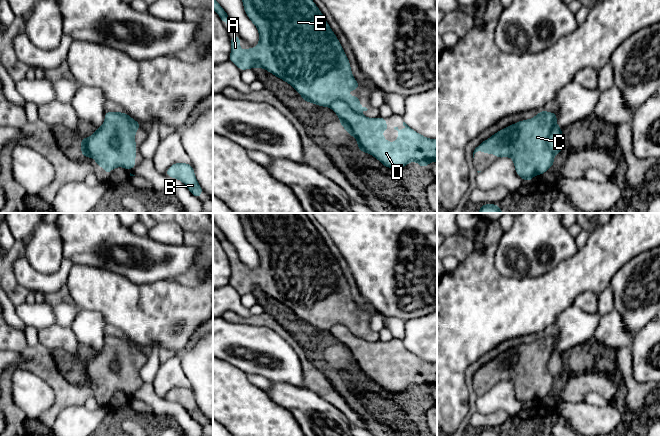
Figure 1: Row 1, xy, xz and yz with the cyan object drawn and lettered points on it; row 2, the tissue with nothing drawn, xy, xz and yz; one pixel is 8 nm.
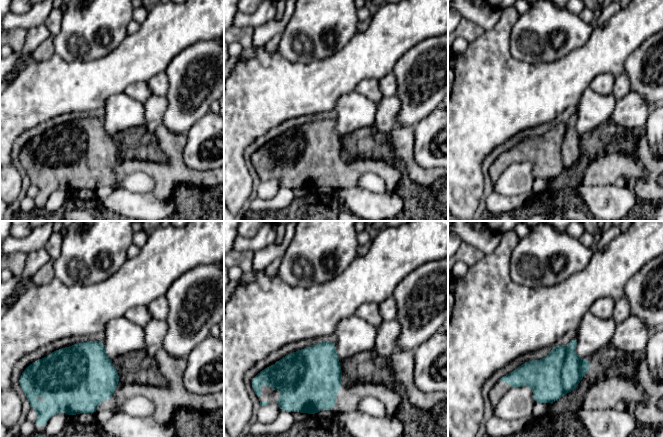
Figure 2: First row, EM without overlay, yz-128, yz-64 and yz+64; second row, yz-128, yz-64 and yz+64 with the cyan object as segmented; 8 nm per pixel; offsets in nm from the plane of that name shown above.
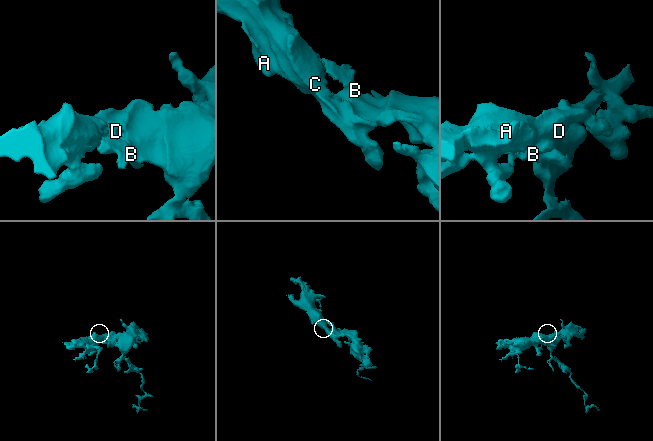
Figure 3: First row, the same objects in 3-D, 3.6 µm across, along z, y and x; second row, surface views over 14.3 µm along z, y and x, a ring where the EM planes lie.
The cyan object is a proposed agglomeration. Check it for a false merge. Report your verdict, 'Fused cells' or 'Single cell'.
Single cell

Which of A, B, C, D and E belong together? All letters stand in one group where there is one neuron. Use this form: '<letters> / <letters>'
A B C D E

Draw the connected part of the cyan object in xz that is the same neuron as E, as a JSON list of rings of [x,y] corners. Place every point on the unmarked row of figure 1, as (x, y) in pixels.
[[[238,213],[238,215],[246,239],[259,255],[258,269],[247,274],[240,273],[240,260],[230,261],[231,277],[229,284],[241,295],[251,292],[263,292],[290,308],[304,323],[304,326],[311,326],[321,331],[330,331],[339,341],[340,350],[344,351],[346,356],[357,364],[357,372],[372,379],[384,391],[400,393],[415,385],[421,392],[425,392],[428,388],[437,385],[437,363],[426,362],[403,346],[403,350],[406,351],[405,354],[394,351],[398,355],[398,364],[388,366],[382,359],[383,354],[390,353],[386,349],[386,342],[368,342],[359,338],[361,335],[367,335],[368,333],[361,331],[358,320],[346,319],[350,314],[357,314],[360,311],[352,299],[348,281],[324,239],[305,213]]]

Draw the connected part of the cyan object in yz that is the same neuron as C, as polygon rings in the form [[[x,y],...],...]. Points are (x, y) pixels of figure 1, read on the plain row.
[[[545,334],[541,335],[541,336],[538,336],[538,338],[531,342],[531,343],[528,343],[528,344],[521,344],[517,347],[514,347],[510,350],[508,350],[507,352],[503,352],[501,354],[499,354],[497,357],[495,357],[494,359],[492,359],[491,361],[489,361],[487,364],[481,366],[474,374],[473,376],[473,382],[474,382],[474,378],[478,375],[483,375],[485,378],[494,378],[495,380],[498,381],[498,383],[500,382],[503,382],[503,381],[511,381],[513,383],[513,387],[514,387],[514,390],[515,390],[515,395],[516,395],[516,398],[521,401],[522,403],[524,403],[527,407],[532,403],[534,402],[535,399],[543,399],[549,392],[551,392],[553,389],[554,389],[554,381],[557,377],[561,376],[565,369],[564,369],[564,362],[563,362],[563,359],[562,359],[562,352],[560,352],[558,349],[557,349],[557,338],[554,336],[547,336]]]

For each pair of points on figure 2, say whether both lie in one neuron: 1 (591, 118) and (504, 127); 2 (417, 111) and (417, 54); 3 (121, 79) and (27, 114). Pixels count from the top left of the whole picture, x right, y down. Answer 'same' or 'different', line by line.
1: different
2: same
3: same

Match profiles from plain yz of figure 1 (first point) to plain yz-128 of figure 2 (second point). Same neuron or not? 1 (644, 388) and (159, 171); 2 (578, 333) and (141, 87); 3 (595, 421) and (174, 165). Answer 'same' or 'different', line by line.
1: same
2: different
3: different

